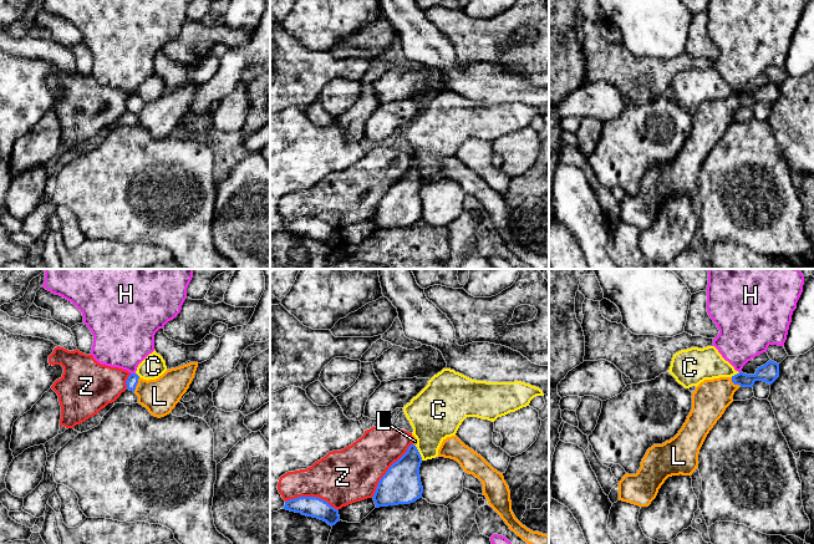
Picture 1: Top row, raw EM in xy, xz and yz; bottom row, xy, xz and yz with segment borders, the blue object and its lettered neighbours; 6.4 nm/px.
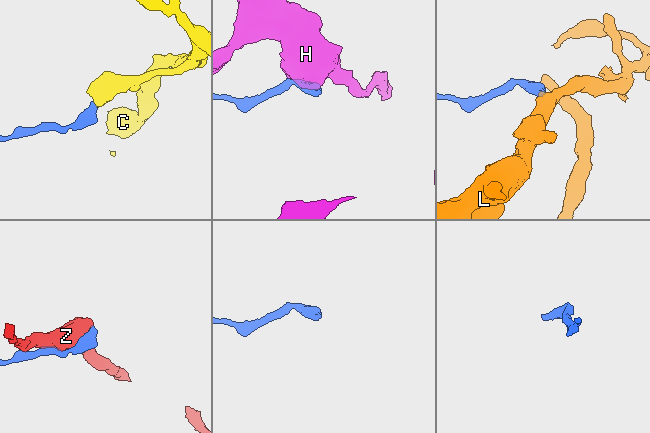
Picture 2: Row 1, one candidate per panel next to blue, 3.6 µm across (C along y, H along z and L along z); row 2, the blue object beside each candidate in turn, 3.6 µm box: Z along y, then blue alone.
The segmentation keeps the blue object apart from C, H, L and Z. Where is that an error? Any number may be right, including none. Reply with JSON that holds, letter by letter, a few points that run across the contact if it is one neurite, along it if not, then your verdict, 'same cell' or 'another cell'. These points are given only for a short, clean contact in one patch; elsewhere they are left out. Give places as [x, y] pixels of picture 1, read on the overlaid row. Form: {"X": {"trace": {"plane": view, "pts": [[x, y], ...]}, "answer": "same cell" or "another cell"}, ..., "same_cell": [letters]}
{"C": {"trace": {"plane": "xz", "pts": [[415, 446], [422, 459]]}, "answer": "another cell"}, "H": {"answer": "another cell"}, "L": {"trace": {"plane": "xy", "pts": [[132, 380], [136, 385], [159, 396]]}, "answer": "same cell"}, "Z": {"answer": "another cell"}, "same_cell": ["L"]}

